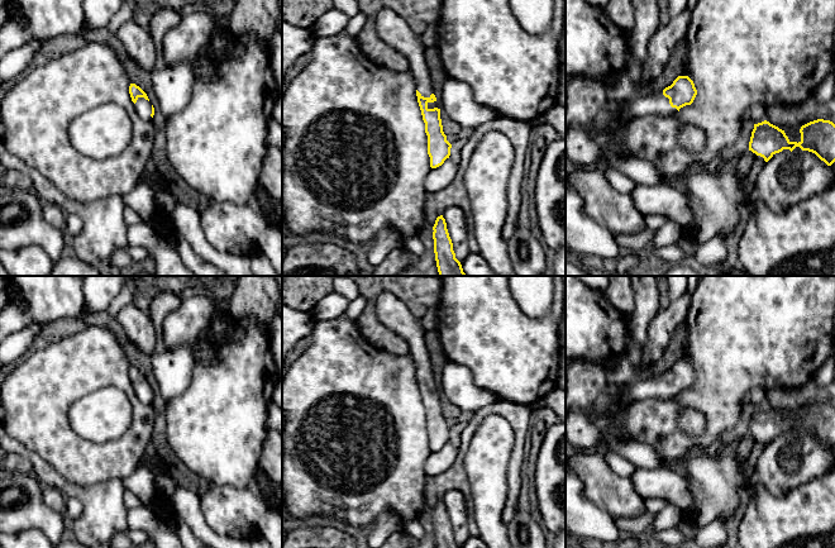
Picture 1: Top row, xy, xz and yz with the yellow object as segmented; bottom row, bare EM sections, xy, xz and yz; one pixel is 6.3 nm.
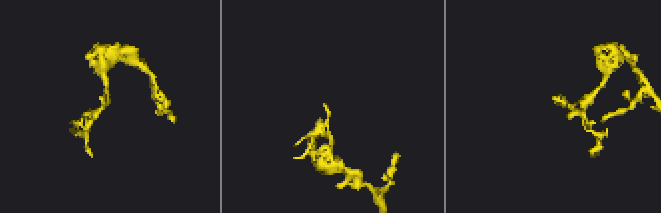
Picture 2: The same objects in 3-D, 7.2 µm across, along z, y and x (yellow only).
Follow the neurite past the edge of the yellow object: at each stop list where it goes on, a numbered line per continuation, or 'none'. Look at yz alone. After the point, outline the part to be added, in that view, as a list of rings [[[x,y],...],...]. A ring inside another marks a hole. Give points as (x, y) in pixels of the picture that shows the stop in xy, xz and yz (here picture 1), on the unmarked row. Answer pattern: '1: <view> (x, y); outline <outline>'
1: yz (621, 372); outline [[[684,292],[668,308],[660,309],[649,324],[646,342],[641,346],[641,362],[634,366],[628,352],[619,351],[616,359],[603,368],[607,383],[625,389],[634,400],[669,400],[669,382],[663,375],[653,375],[649,371],[669,347],[678,325],[686,323],[690,305],[691,294]]]

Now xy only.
1: xy (143, 390); outline [[[138,381],[137,386],[134,387],[138,399],[143,404],[152,404],[152,386],[145,383],[144,381]]]

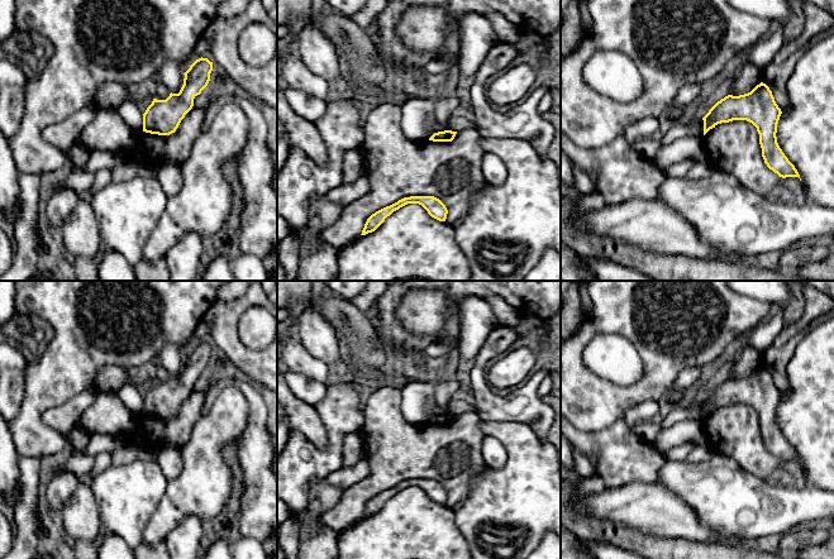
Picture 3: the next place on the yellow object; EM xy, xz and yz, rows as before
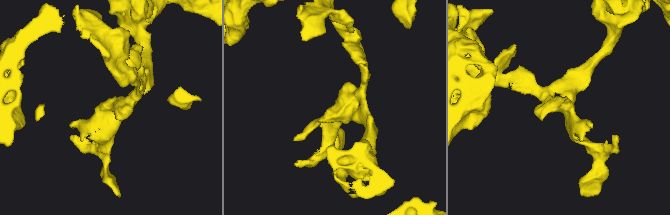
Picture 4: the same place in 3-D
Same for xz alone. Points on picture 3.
none

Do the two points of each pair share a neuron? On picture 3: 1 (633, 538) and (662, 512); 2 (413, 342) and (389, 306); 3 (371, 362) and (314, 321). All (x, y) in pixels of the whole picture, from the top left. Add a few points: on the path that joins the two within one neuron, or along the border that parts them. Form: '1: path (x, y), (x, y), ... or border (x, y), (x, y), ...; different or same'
1: border (613, 521), (670, 538); different
2: path (403, 337), (389, 323), (389, 316); same
3: border (320, 313), (334, 331), (343, 361); different

